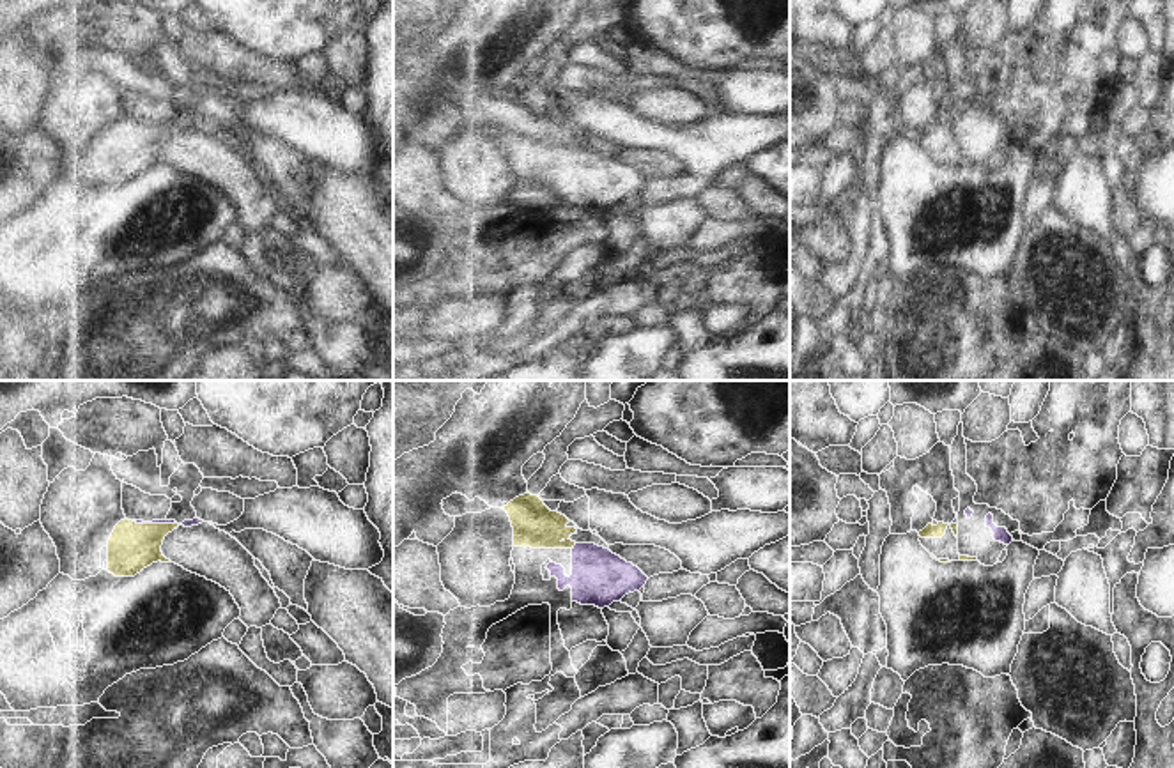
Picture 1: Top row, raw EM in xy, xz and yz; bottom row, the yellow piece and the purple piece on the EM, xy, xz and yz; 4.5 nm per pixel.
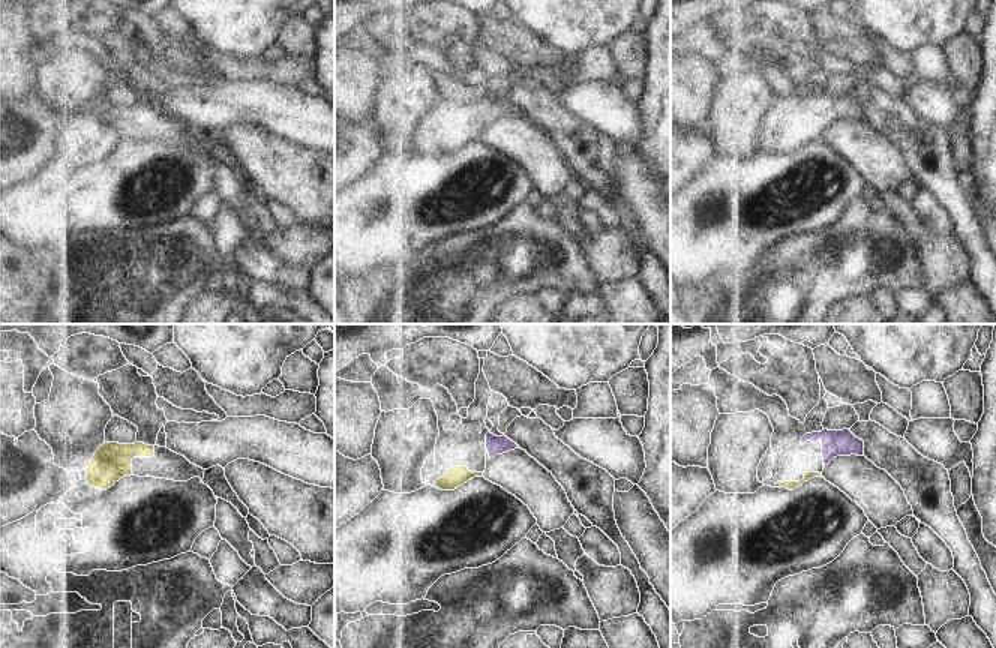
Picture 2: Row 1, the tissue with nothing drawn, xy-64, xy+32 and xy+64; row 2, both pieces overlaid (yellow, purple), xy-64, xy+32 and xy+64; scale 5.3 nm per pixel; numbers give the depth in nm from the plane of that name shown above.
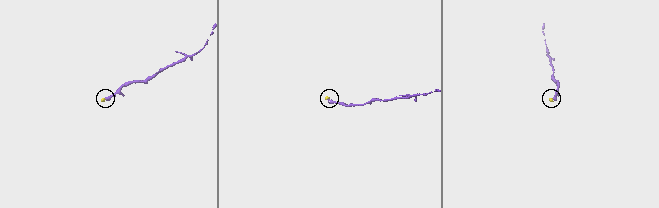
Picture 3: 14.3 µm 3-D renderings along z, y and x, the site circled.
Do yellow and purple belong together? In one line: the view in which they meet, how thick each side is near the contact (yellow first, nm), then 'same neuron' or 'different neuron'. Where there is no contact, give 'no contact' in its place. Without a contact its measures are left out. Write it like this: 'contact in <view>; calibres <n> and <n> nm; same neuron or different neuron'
contact in xy; calibres 220 and 20 nm; same neuron

